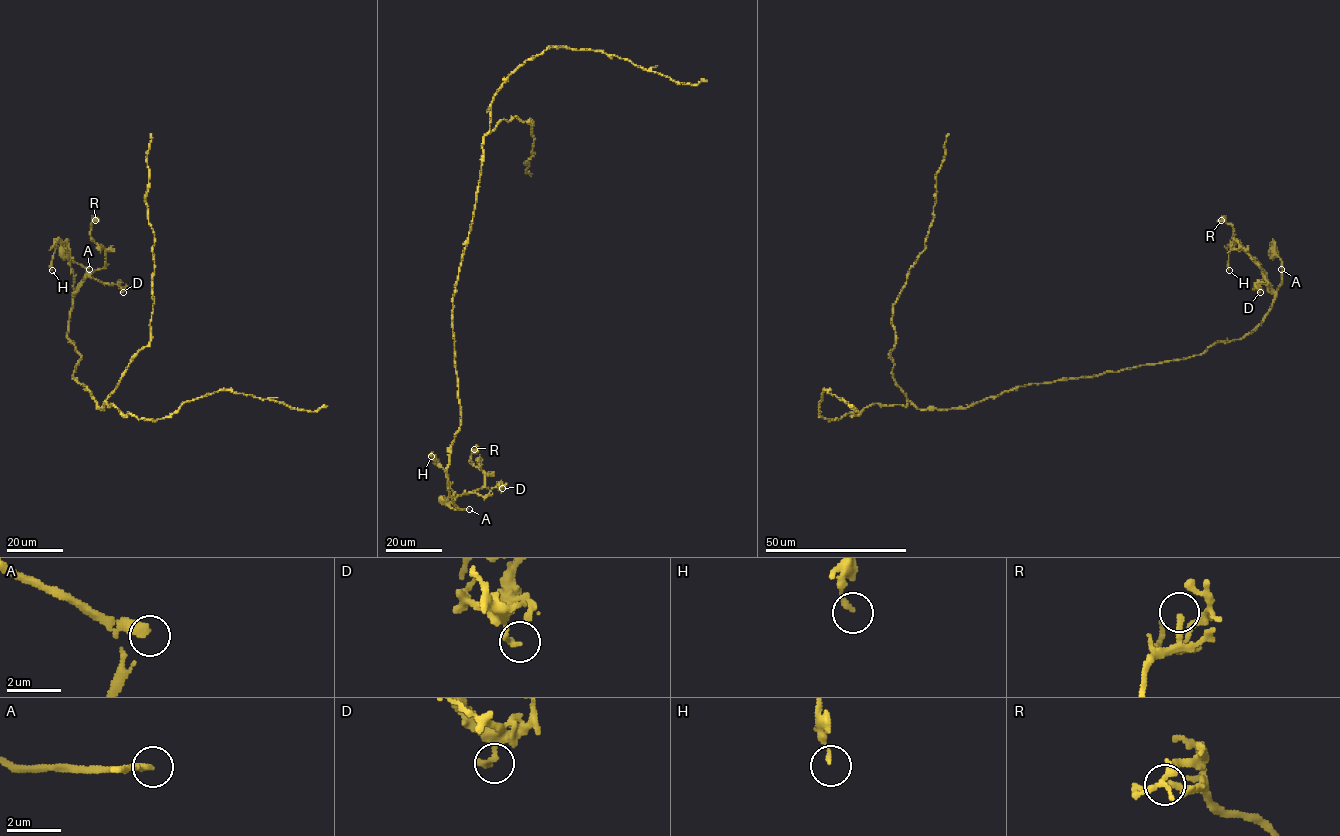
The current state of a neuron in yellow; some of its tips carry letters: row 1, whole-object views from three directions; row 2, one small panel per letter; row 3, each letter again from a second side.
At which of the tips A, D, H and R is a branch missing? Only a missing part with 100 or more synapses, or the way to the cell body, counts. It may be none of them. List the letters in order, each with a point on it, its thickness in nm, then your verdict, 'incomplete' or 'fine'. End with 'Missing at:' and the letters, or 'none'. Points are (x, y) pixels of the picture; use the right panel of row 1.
A: at (1281, 269); 320 nm thick; fine
D: at (1260, 292); 200 nm thick; fine
H: at (1229, 270); 150 nm thick; fine
R: at (1221, 220); 240 nm thick; fine
Missing at: none

